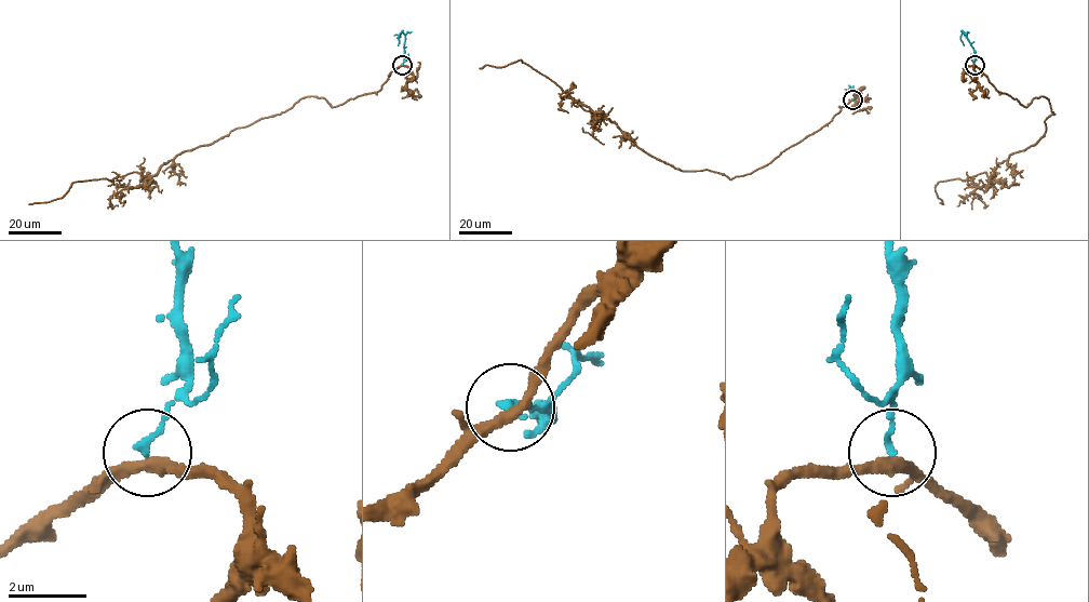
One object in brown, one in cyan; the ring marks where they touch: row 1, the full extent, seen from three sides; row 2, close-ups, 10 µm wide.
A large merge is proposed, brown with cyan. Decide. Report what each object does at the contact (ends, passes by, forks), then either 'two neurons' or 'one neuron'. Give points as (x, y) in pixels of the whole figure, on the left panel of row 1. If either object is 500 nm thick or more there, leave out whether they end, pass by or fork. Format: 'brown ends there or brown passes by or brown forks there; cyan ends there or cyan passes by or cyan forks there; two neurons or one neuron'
brown passes by; cyan ends there; two neurons

